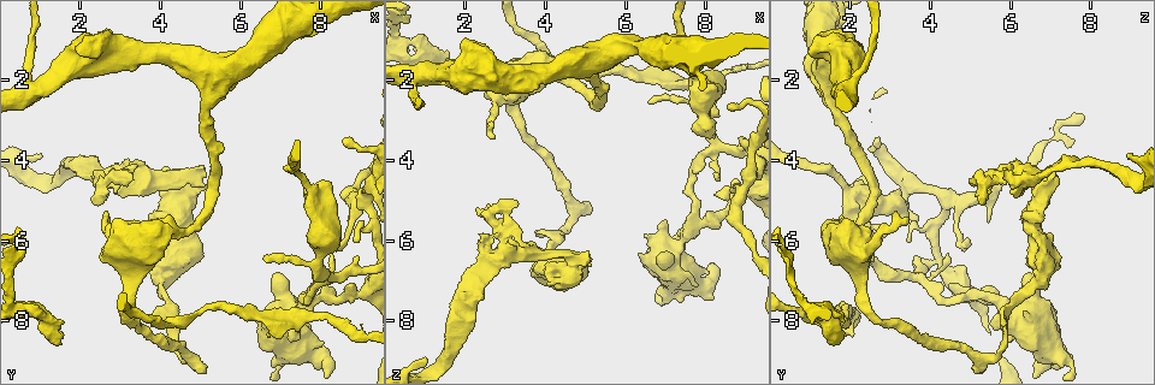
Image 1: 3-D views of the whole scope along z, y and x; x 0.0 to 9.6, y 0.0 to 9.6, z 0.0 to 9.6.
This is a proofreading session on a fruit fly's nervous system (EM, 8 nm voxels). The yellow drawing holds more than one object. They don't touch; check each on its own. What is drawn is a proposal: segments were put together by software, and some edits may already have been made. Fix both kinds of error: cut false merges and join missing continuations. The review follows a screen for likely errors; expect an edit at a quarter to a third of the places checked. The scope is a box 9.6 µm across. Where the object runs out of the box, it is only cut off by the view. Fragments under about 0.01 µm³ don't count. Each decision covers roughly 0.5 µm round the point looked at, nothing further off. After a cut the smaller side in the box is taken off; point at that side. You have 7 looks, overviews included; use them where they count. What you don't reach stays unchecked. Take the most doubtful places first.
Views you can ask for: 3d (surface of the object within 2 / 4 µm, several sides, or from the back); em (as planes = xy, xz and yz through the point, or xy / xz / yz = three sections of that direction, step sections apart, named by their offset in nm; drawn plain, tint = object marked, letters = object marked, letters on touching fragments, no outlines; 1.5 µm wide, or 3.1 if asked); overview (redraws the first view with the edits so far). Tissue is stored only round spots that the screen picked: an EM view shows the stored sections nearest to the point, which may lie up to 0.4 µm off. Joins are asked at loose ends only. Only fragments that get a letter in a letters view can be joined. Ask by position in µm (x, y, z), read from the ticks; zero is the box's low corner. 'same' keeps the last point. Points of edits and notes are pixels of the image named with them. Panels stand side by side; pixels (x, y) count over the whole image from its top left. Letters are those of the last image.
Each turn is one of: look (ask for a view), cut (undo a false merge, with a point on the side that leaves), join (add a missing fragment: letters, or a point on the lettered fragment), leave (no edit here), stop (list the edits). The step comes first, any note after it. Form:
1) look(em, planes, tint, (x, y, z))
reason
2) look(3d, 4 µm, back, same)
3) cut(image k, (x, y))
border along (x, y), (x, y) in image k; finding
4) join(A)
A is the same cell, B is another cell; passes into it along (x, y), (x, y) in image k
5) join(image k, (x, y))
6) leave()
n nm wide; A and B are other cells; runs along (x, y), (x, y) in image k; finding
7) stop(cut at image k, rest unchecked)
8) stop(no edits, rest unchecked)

look(3d, 4 µm, (1.10, 7.90, 1.45))
arms part here

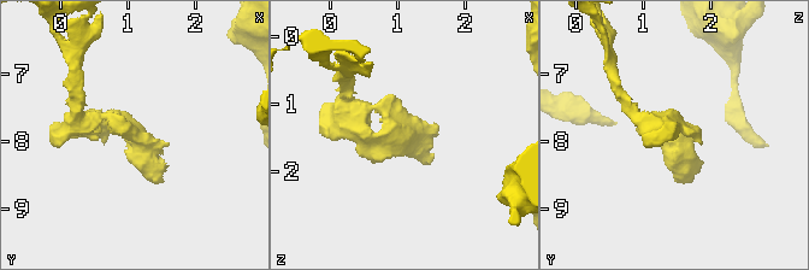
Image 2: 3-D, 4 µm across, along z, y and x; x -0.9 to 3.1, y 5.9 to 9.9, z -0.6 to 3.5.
look(em, planes, letters, (1.05, 7.80, 1.45))

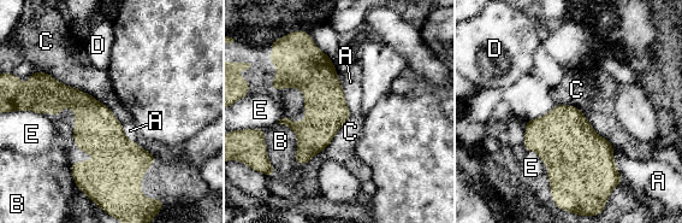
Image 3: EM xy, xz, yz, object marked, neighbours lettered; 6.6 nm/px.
leave()
A, B, C, D and E are other cells; border along (34, 71), (88, 93), (122, 123) in image 3; continuous, no second neuron

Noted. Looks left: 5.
look(3d, 2 µm, (1.95, 4.05, 7.65))
arms part here

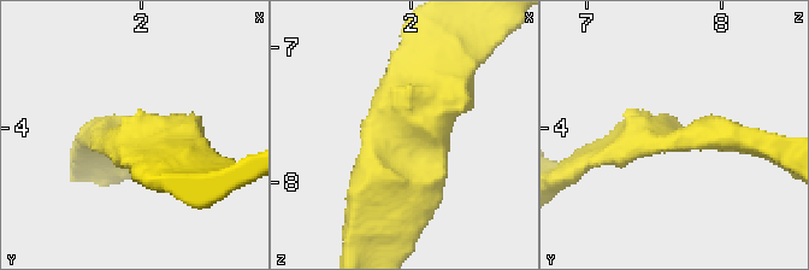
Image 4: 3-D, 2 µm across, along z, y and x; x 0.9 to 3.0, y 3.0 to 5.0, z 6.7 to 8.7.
look(em, planes, letters, (1.96, 4.06, 7.62))

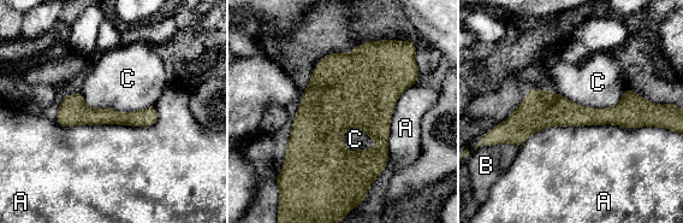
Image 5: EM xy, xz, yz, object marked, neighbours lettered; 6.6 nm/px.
leave()
220 nm wide; A, B and C are other cells; border along (343, 133), (358, 127), (375, 144) in image 5; all the same neuron

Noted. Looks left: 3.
look(em, planes, letters, (5.20, 7.60, 1.90))
a narrow waist

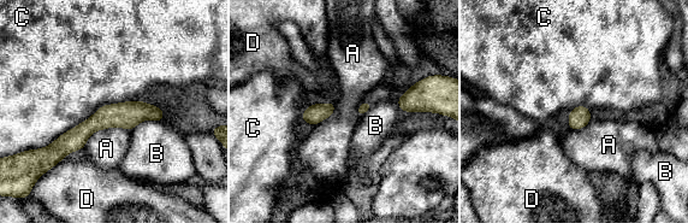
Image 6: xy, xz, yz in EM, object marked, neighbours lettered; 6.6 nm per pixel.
leave()
140 nm wide; A, B, C and D are other cells; border along (134, 99), (101, 105), (40, 148) in image 6; one neuron here

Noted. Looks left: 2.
stop(no edits, rest unchecked)

